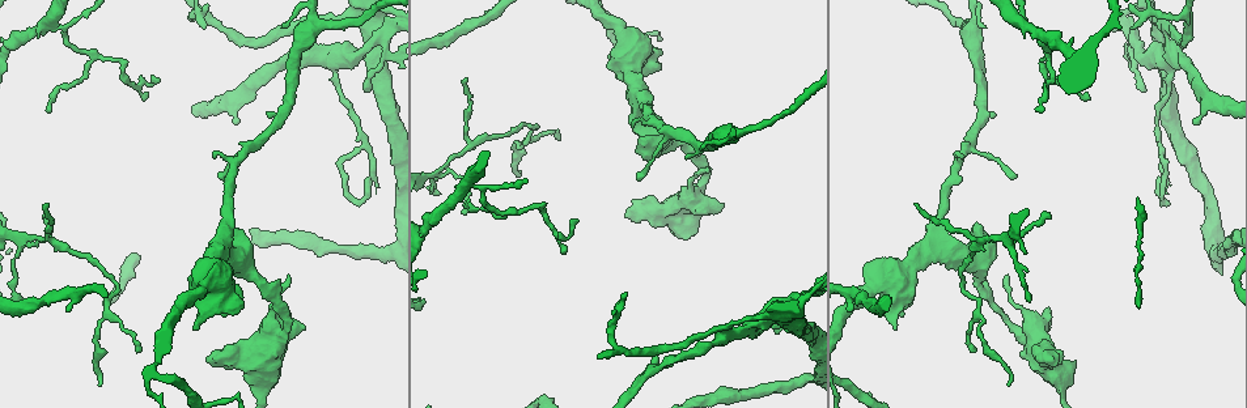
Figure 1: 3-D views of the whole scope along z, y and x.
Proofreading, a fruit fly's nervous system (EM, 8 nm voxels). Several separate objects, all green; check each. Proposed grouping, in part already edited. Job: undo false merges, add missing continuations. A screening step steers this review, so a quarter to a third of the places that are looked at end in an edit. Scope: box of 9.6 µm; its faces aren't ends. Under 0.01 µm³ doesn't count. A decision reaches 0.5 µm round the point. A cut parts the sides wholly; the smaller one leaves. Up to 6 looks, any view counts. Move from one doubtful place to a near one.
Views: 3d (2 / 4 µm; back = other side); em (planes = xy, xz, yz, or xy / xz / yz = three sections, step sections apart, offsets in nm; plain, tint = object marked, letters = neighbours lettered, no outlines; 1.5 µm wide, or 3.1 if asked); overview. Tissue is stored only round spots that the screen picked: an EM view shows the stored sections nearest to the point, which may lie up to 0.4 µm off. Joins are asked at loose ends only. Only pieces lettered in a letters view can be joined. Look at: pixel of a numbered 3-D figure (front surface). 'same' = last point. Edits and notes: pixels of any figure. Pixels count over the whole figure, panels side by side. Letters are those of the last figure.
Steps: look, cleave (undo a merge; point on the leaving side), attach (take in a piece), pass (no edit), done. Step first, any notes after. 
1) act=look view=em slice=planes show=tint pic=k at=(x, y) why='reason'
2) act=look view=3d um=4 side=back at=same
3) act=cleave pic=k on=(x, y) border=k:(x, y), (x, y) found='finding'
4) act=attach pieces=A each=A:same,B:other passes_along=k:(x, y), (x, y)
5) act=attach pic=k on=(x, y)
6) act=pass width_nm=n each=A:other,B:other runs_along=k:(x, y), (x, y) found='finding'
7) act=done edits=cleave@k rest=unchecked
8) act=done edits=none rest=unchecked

act=look view=3d um=2 pic=1 at=(1041, 112) why='thin end'

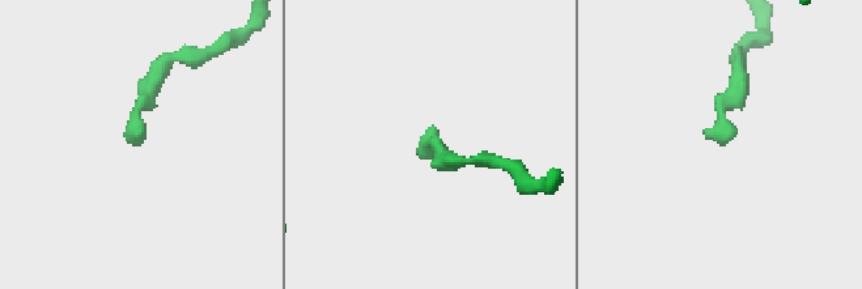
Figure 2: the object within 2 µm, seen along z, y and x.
act=look view=em slice=planes show=letters pic=2 at=(128, 141)

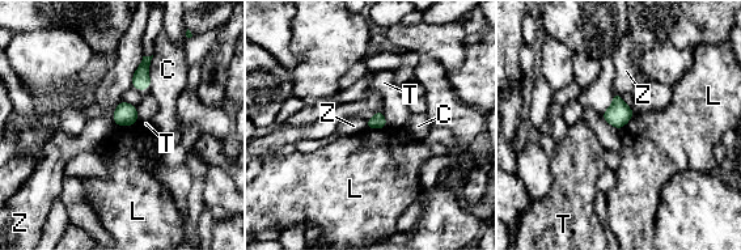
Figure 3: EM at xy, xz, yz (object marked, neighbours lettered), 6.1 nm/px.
act=pass each=C:other,L:other,T:other,Z:other border=3:(138, 121), (131, 124), (115, 126) found='no lettered piece goes on from it'

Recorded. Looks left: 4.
act=look view=3d um=4 pic=1 at=(917, 203) why='branch stops here'

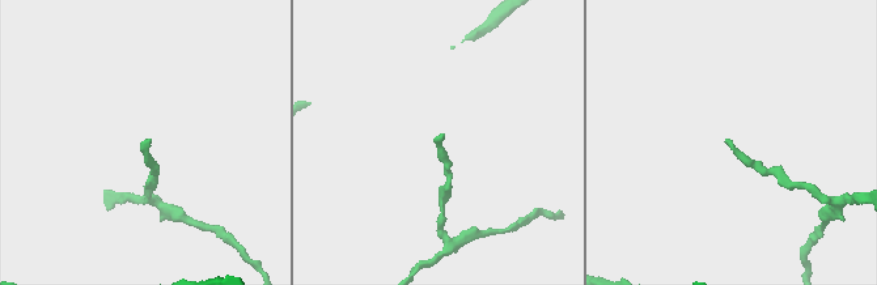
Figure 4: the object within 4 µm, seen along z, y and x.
act=look view=em slice=yz step=8 show=tint pic=4 at=(148, 142)

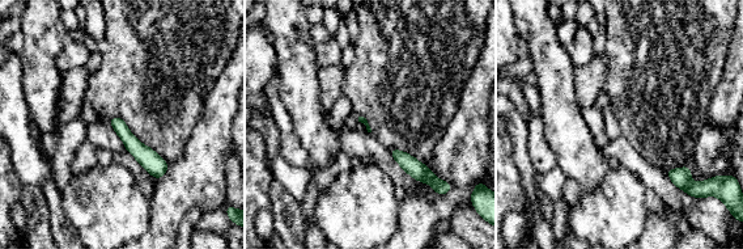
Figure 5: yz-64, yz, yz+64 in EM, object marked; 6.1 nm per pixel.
act=look view=em slice=planes show=letters at=same

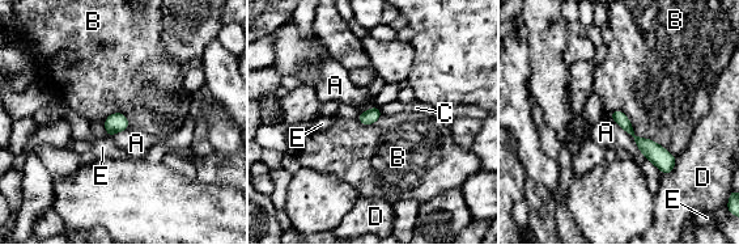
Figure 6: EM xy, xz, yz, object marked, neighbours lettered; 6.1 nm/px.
act=pass width_nm=80 each=A:other,B:other,C:other,D:other,E:other found='no lettered piece goes on from it'

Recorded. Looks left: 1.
act=look view=em slice=planes show=letters pic=1 at=(1029, 302) why='free end'

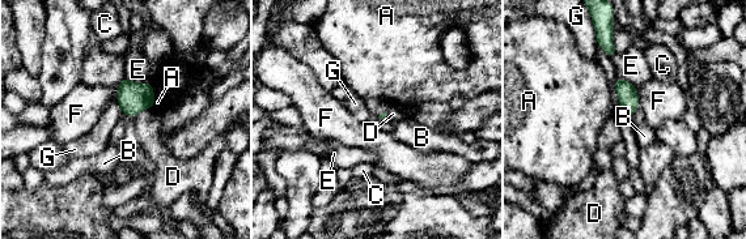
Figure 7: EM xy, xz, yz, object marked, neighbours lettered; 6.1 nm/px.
act=pass each=A:other,B:other,C:other,D:other,E:other,F:other,G:other border=7:(117, 98), (122, 111) found='no lettered piece goes on from it'

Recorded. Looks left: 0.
act=done edits=none rest=unchecked

